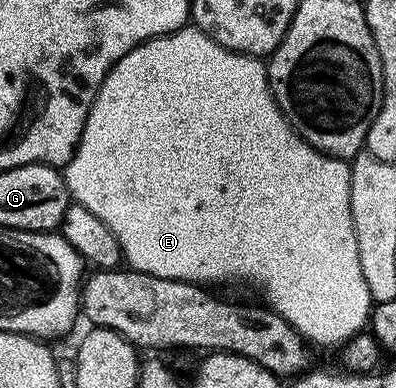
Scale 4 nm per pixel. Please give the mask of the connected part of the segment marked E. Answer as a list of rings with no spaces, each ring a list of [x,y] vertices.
[[[181,29],[172,35],[149,39],[112,66],[111,73],[104,78],[104,84],[92,102],[76,155],[66,165],[69,196],[90,209],[90,213],[94,213],[94,217],[98,217],[98,221],[102,221],[110,233],[114,233],[123,262],[131,270],[197,285],[249,283],[254,290],[264,294],[263,302],[282,316],[309,344],[336,348],[365,330],[374,306],[370,289],[366,289],[366,277],[362,277],[362,265],[358,257],[358,241],[350,209],[348,172],[345,160],[315,151],[292,128],[276,104],[268,84],[268,68],[259,58],[227,51],[209,35],[203,35],[195,29]]]

